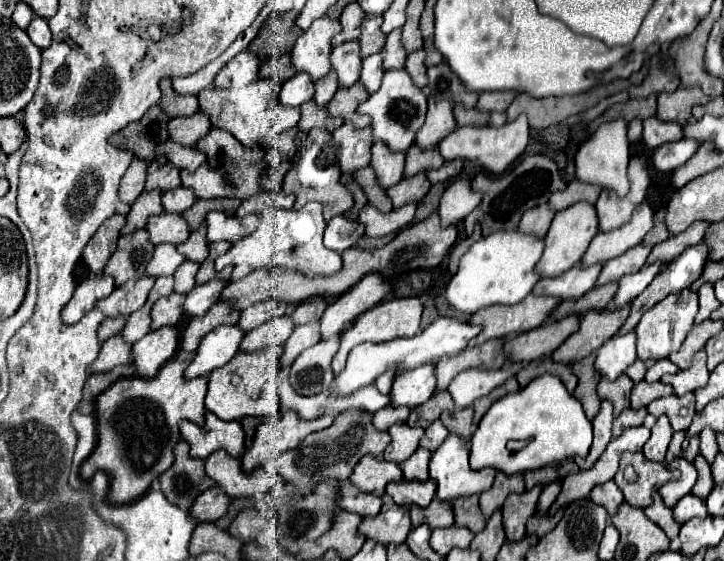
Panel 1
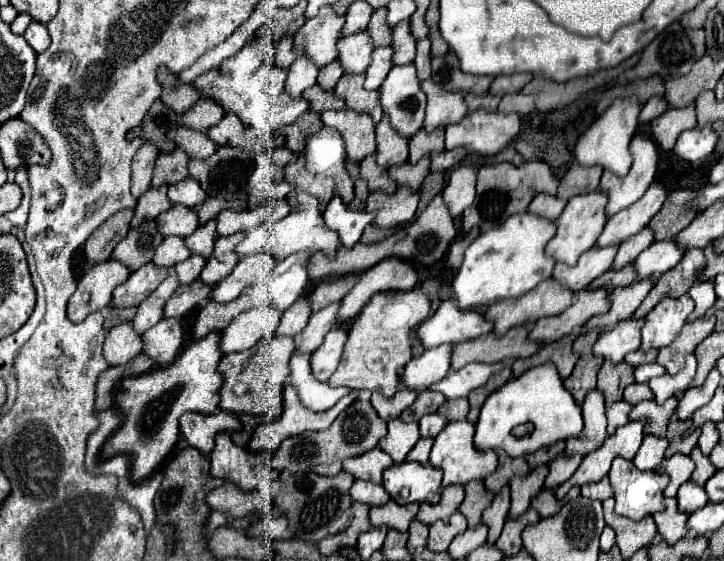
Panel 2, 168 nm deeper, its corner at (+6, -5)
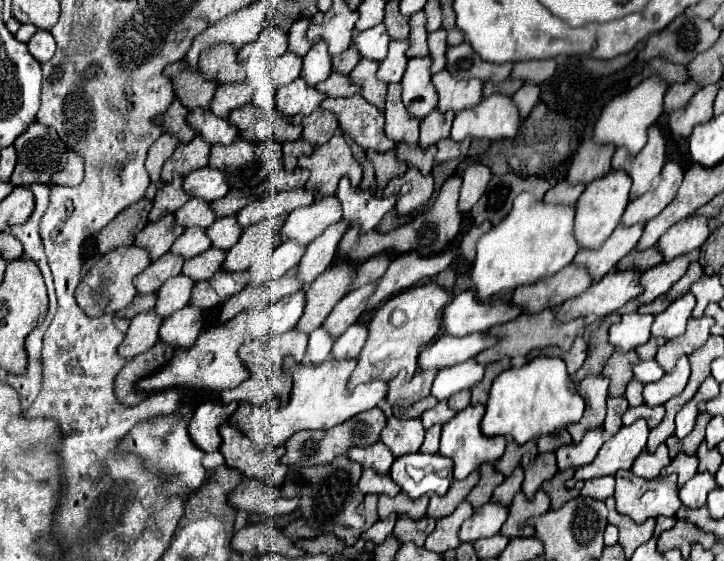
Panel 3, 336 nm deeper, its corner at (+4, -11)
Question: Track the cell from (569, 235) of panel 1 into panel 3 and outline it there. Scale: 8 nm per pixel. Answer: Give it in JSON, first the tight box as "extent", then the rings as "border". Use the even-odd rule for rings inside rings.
{"extent":[574,170,632,248],"border":[[[610,170],[606,176],[592,180],[590,186],[586,186],[586,190],[576,202],[574,234],[576,234],[580,248],[598,248],[614,232],[614,228],[620,224],[620,218],[630,202],[630,186],[632,186],[630,176],[618,170]]]}

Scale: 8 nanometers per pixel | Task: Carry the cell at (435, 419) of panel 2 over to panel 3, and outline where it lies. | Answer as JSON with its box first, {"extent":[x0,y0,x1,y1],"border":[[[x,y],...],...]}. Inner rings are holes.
{"extent":[420,400,456,428],"border":[[[442,400],[442,402],[438,402],[434,408],[426,410],[420,418],[422,418],[424,428],[430,428],[430,426],[434,426],[434,424],[446,424],[454,414],[456,414],[456,412],[448,406],[448,402]]]}

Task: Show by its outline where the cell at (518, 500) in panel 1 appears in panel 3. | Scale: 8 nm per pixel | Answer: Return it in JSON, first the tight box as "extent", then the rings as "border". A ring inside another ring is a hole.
{"extent":[522,452,558,496],"border":[[[544,452],[538,454],[534,462],[526,464],[526,478],[522,484],[522,490],[526,496],[534,496],[534,492],[540,488],[540,484],[548,478],[552,478],[558,472],[556,466],[556,454],[554,452]]]}

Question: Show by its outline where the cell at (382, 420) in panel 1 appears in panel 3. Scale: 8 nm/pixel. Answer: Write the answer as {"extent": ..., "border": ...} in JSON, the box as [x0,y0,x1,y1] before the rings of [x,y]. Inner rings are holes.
{"extent":[388,368,436,406],"border":[[[422,368],[416,370],[416,374],[408,380],[406,376],[402,376],[402,372],[390,380],[388,386],[388,402],[392,406],[412,406],[414,402],[422,400],[424,396],[430,394],[430,386],[434,382],[436,372],[422,372]]]}

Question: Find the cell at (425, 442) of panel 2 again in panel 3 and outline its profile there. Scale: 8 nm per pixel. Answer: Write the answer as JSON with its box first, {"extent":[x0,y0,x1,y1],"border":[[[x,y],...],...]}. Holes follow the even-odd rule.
{"extent":[420,424,442,454],"border":[[[434,424],[432,428],[426,430],[426,440],[424,440],[420,452],[430,452],[430,454],[436,454],[438,452],[438,446],[440,446],[440,430],[442,430],[440,424]]]}

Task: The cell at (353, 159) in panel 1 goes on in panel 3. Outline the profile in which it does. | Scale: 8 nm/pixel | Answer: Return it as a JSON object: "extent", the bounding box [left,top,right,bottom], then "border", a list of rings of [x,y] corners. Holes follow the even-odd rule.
{"extent":[320,94,396,152],"border":[[[354,94],[346,100],[324,98],[320,108],[332,110],[338,116],[342,132],[352,136],[364,150],[374,148],[376,152],[386,152],[396,146],[396,142],[384,134],[384,112],[366,102],[362,94]]]}

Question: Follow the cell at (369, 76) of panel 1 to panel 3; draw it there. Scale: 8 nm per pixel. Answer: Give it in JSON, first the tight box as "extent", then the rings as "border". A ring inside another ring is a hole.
{"extent":[378,40,408,84],"border":[[[392,40],[390,42],[390,52],[386,56],[386,60],[380,62],[380,70],[378,70],[378,80],[392,84],[392,82],[400,82],[404,72],[406,72],[406,48],[408,48],[408,40]]]}

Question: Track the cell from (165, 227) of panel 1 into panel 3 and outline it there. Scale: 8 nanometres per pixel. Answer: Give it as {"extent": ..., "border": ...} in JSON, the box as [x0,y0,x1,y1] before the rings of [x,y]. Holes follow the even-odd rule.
{"extent":[176,198,216,228],"border":[[[192,198],[192,200],[188,200],[188,202],[176,212],[176,224],[184,226],[184,228],[192,228],[192,226],[208,228],[214,220],[216,220],[216,214],[214,214],[210,202],[202,200],[202,198]]]}

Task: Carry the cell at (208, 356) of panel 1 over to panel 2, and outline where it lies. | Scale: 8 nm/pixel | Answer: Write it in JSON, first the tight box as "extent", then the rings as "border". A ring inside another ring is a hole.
{"extent":[218,306,282,356],"border":[[[264,306],[262,310],[242,312],[238,318],[234,318],[228,324],[228,328],[222,330],[218,344],[220,352],[224,356],[232,352],[244,352],[252,348],[260,338],[274,336],[280,316],[282,314],[272,306]]]}

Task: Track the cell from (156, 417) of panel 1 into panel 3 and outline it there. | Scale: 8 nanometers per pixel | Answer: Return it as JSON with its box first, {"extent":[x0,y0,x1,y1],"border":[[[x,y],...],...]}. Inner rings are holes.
{"extent":[138,312,250,392],"border":[[[240,312],[230,322],[222,322],[218,326],[204,330],[188,350],[180,350],[178,354],[174,354],[174,358],[170,360],[170,364],[166,364],[166,368],[160,368],[158,372],[154,372],[154,376],[140,380],[138,388],[146,392],[160,392],[170,388],[184,388],[188,392],[198,390],[218,392],[222,388],[238,386],[250,376],[246,364],[242,364],[242,358],[236,354],[240,344],[246,342],[246,318],[248,312]]]}

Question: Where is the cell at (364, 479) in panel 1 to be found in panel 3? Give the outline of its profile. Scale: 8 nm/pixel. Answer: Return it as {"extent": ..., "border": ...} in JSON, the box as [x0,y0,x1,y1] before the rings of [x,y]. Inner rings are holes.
{"extent":[346,440,394,474],"border":[[[380,440],[366,448],[350,448],[350,452],[346,454],[350,456],[350,460],[360,462],[364,468],[374,468],[376,472],[382,474],[386,474],[390,470],[390,464],[394,462],[390,448],[386,448],[386,444],[382,444]]]}

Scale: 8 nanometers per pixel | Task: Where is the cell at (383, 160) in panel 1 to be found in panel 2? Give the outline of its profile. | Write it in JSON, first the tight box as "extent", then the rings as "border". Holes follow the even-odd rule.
{"extent":[376,116,408,170],"border":[[[388,116],[380,120],[376,126],[376,162],[380,168],[388,170],[392,166],[400,166],[400,162],[408,160],[408,140],[392,130]]]}

